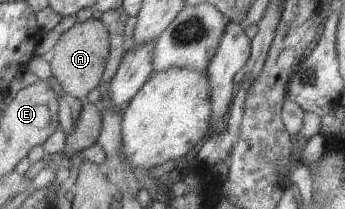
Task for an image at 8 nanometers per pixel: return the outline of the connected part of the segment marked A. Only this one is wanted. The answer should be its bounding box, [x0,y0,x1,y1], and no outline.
[49,19,109,99]

